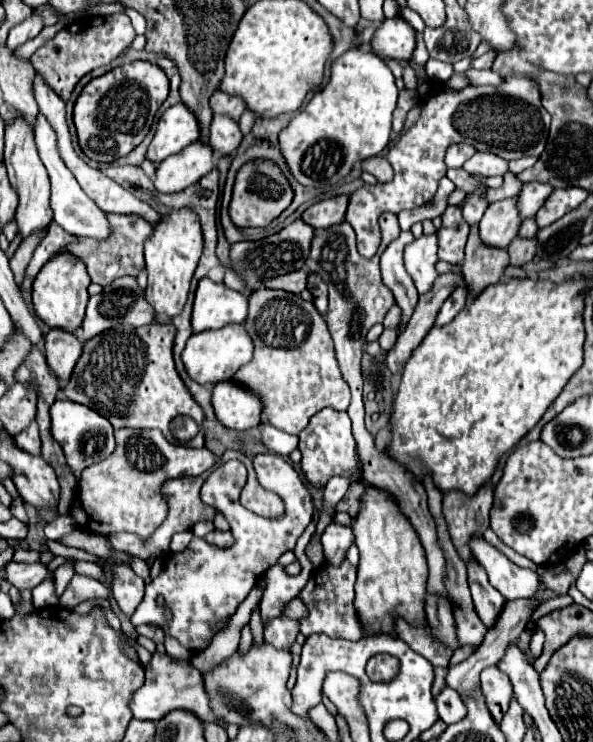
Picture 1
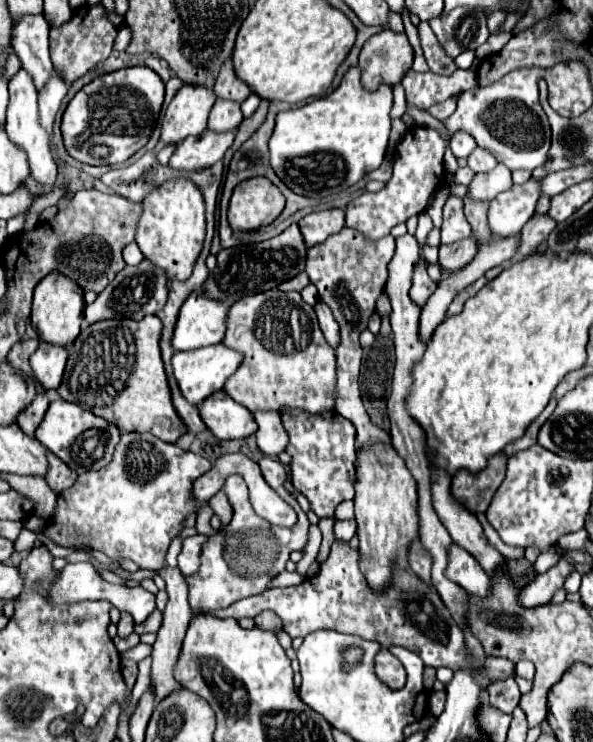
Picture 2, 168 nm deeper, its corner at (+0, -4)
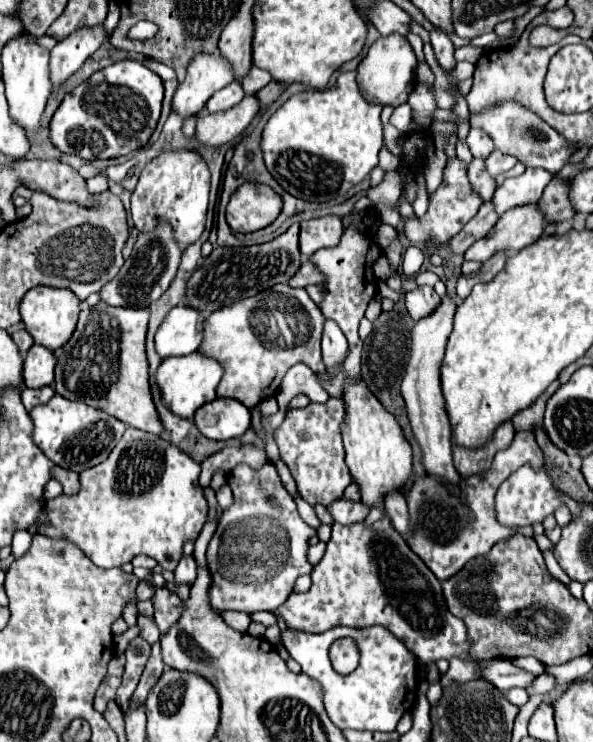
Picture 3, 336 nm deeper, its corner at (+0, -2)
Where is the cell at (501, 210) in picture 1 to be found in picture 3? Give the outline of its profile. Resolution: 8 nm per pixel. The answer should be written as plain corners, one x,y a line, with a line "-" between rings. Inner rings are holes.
527,168
521,176
507,178
503,186
495,190
495,196
493,196
495,210
503,214
513,206
537,202
551,178
553,176
543,168

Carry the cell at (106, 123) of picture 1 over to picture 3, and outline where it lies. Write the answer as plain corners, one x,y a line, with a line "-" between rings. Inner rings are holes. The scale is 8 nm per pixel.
133,60
117,62
113,66
95,72
87,82
79,84
73,92
69,92
63,98
61,106
57,108
57,112
49,122
49,140
57,150
65,154
75,154
89,162
125,156
149,142
161,114
161,100
163,100
163,80
159,80
155,72
151,72
145,64

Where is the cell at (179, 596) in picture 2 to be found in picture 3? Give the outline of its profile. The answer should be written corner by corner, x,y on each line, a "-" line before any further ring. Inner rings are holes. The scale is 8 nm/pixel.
183,556
177,570
175,570
175,582
193,582
197,578
197,562
193,556

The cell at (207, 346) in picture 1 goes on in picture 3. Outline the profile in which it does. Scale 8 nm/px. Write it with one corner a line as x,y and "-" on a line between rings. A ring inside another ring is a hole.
199,352
187,354
187,356
179,356
179,358
167,358
159,364
157,372
155,372
155,384
161,392
161,400
163,404
179,418
187,418
191,420
195,410
199,406
203,406
205,402
215,400
215,388
221,380
223,368
219,366
217,360
205,358

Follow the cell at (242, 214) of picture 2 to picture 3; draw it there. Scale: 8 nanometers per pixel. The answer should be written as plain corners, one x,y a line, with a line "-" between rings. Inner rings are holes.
243,184
227,206
227,224
233,232
255,232
269,226
281,212
281,198
265,184

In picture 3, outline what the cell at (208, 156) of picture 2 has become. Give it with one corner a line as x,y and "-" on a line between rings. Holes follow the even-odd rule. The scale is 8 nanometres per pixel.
245,96
237,106
215,112
215,114
203,114
197,120
197,140
201,144
209,146
221,146
237,138
255,118
259,112
259,100
257,96

